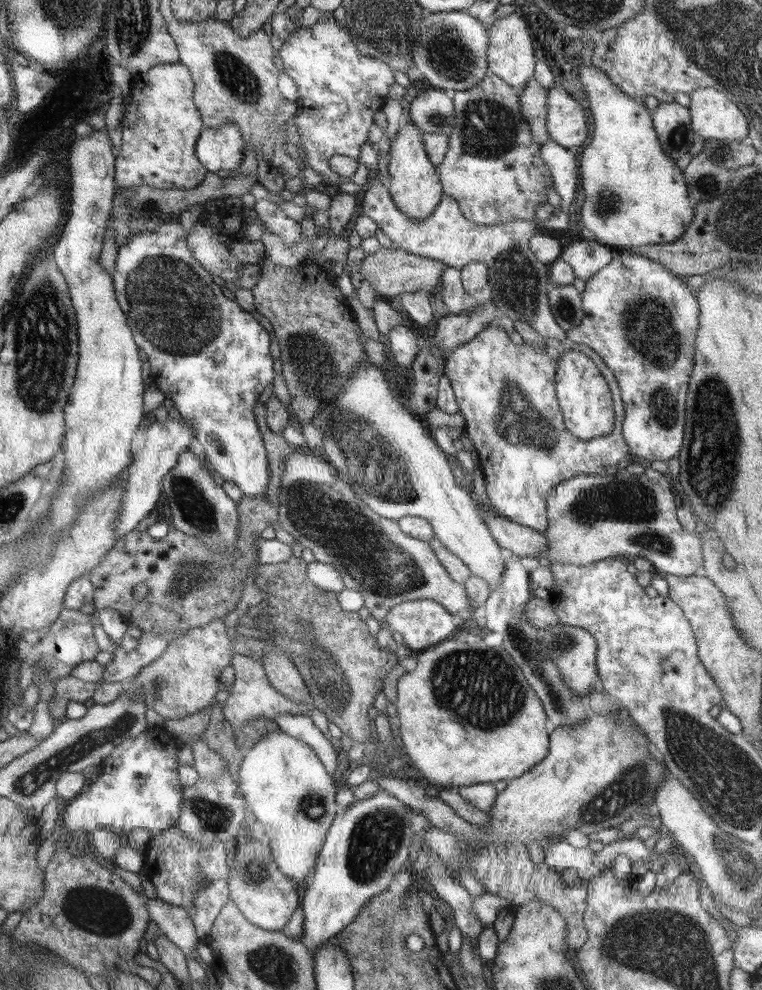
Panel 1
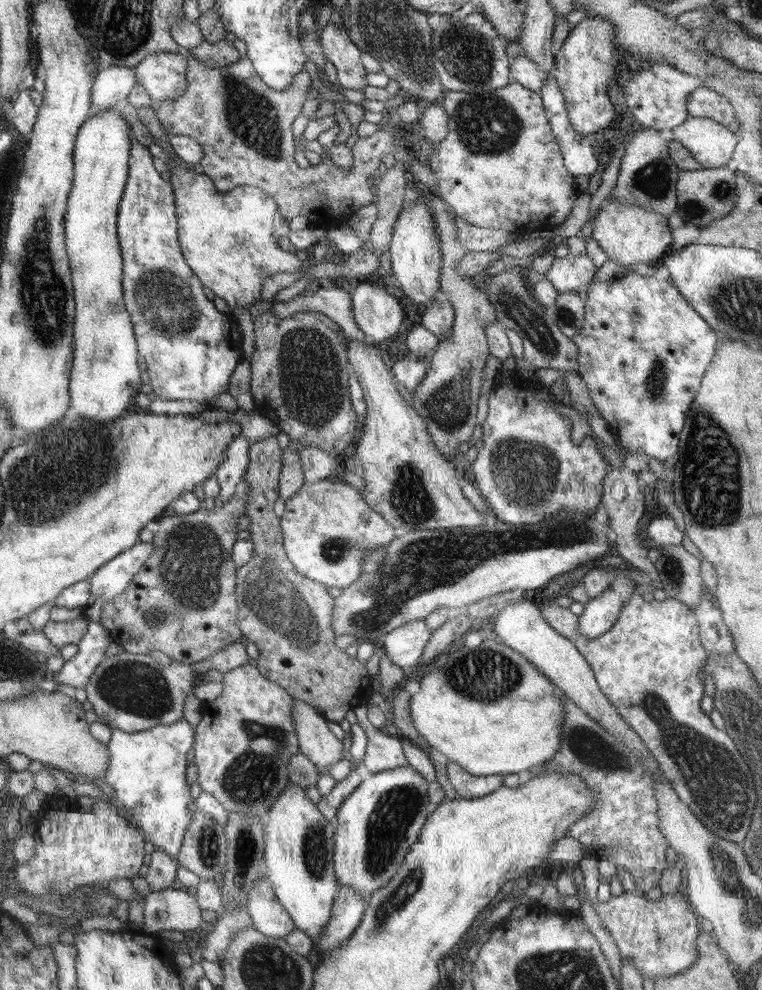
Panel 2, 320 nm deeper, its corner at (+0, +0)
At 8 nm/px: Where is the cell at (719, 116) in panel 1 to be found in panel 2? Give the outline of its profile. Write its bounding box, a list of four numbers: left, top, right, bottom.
[672,116,740,169]

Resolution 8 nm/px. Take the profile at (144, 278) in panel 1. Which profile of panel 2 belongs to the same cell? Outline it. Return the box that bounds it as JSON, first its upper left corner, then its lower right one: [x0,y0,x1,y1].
[117,137,244,409]

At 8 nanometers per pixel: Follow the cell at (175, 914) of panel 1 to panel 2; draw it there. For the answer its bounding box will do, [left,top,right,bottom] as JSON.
[143,889,203,938]

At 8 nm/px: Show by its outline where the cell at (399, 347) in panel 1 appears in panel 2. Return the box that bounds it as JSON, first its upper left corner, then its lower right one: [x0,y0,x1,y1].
[351,279,404,344]

